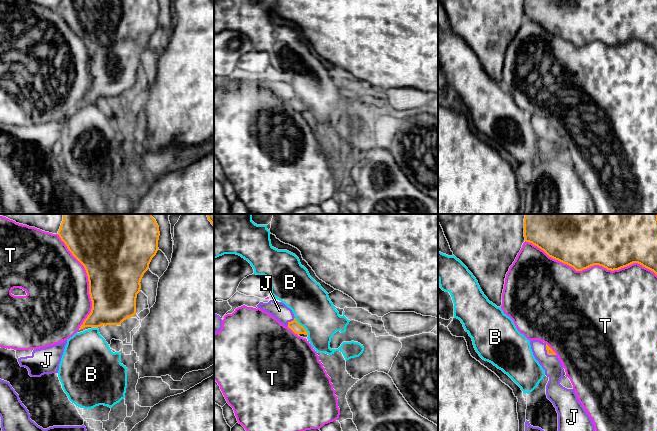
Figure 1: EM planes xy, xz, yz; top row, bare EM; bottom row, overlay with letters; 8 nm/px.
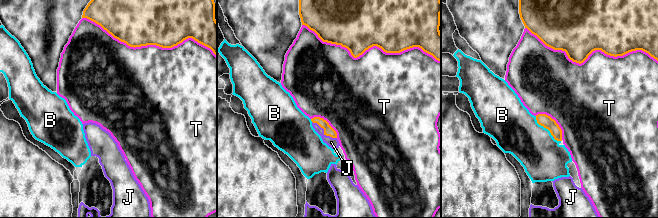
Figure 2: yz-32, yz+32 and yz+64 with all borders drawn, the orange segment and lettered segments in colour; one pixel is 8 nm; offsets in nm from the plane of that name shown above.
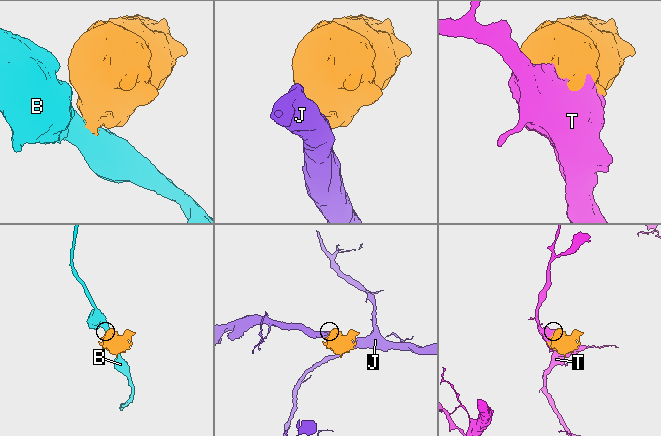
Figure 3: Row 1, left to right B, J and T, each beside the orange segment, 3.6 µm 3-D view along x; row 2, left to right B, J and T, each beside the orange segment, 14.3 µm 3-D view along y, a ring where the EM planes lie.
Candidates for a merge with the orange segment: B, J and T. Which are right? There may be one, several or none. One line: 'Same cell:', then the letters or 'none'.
Same cell: J

